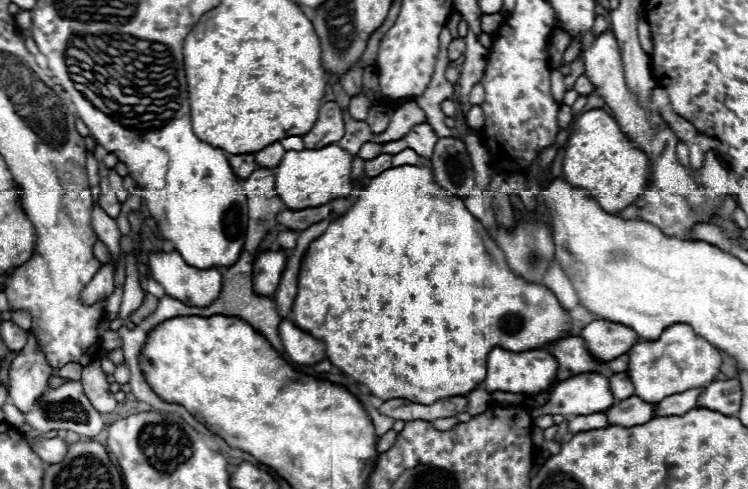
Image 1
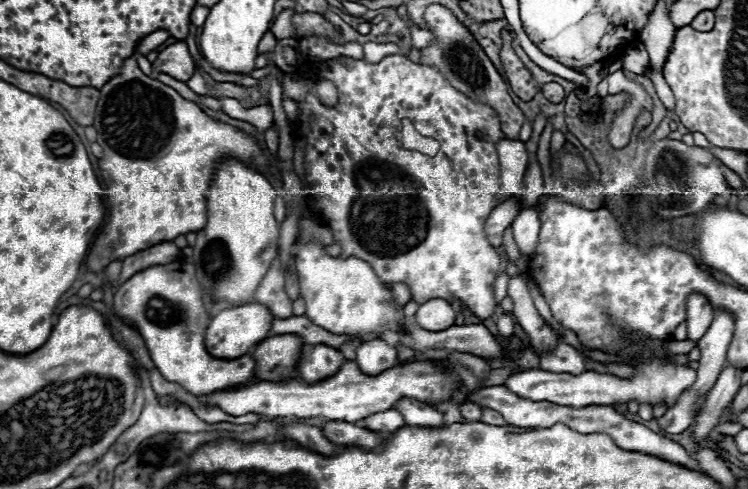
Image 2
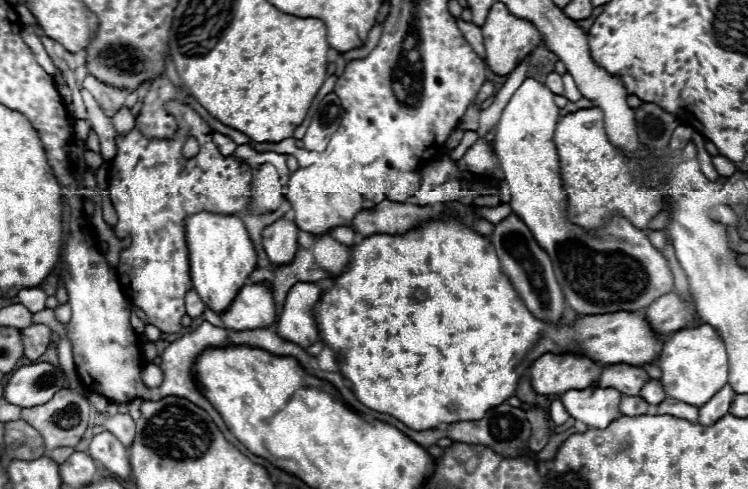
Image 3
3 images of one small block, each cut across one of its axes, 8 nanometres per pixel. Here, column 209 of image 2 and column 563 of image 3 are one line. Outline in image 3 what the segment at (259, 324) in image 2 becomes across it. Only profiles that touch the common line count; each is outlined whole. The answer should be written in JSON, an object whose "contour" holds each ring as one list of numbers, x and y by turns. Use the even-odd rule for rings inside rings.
{"contour":[[456,220,430,222,424,228,408,232,406,236,372,234,372,236,364,238,360,244,352,246,350,252,352,252,352,258,350,258,348,270,334,280,332,288,322,294,320,302,314,308,322,342,328,344,334,350,340,374,352,382,352,392,364,406,368,406,370,410,376,410,380,414,390,414,396,420,404,422,408,428,414,428,418,432,430,430,430,428,440,428,440,424,442,426,444,424,454,424,454,420,482,420,482,416,490,408,496,408,498,404,504,404,514,394,518,378,524,374,524,370,528,370,530,364,538,356,542,356,546,352,558,354,558,352,572,352,574,350,574,352,582,352,582,354,590,356,592,360,596,360,600,364,644,366,644,364,656,362,656,358,662,352,664,340,666,340,666,336,656,334,650,328,644,312,610,312,610,316,584,316,584,318,576,320,576,324,572,328,568,328,568,326,552,326,552,324,546,324,546,322,534,318,528,312,528,308,524,306,522,298,516,294,514,286,510,284,510,278,502,272,500,260,498,260,498,256,494,252,494,246,490,244,490,240,476,234,474,230,466,228,464,224,460,224]]}

